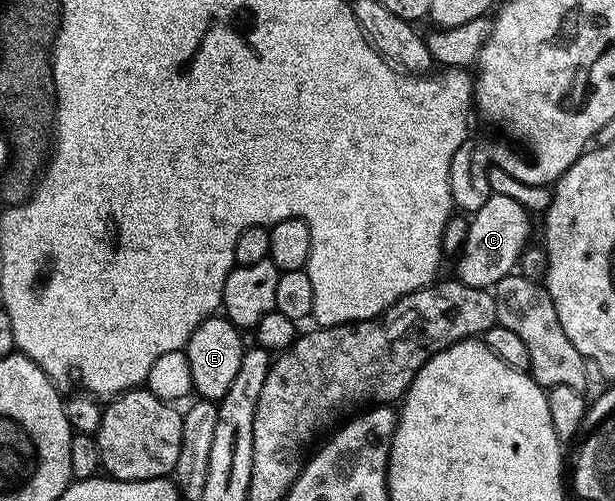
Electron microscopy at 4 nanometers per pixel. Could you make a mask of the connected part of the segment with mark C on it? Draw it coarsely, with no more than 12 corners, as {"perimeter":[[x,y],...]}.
{"perimeter":[[491,193],[470,215],[454,277],[485,290],[516,273],[531,218]]}

